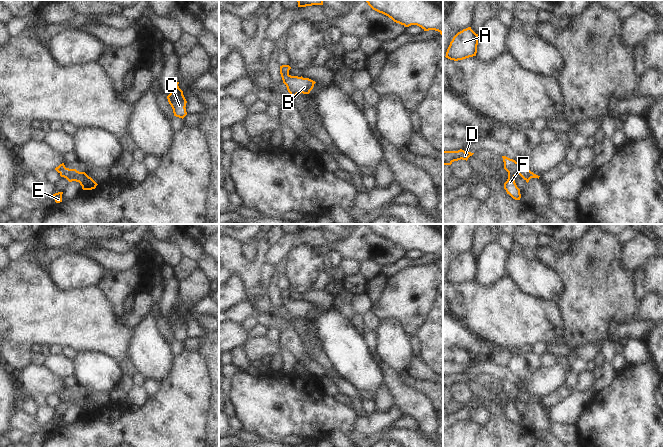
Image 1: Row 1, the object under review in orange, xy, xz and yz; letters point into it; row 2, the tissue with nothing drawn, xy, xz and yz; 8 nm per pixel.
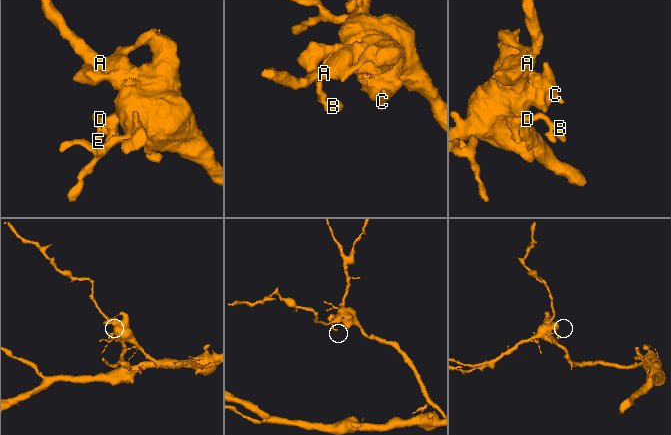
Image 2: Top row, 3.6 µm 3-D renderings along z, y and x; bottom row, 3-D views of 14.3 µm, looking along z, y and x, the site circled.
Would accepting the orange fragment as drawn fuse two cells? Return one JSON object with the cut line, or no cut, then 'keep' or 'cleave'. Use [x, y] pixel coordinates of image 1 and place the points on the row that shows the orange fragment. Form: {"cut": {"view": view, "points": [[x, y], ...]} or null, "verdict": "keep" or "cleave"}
{"cut": null, "verdict": "keep"}

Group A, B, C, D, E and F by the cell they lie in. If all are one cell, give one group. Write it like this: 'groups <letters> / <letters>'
groups A B C D E F

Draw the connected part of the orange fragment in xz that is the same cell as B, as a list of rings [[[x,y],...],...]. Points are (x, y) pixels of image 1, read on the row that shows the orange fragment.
[[[289,65],[280,66],[280,74],[283,80],[283,83],[286,85],[288,92],[291,97],[296,96],[297,94],[309,94],[313,89],[315,81],[309,78],[303,78],[298,76],[291,76],[289,70],[291,67]]]

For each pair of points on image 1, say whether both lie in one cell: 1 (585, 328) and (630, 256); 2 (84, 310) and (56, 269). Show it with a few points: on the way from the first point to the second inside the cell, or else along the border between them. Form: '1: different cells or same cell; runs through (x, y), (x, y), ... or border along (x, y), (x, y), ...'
1: different cells; border along (624, 244), (620, 263), (625, 268), (633, 270)
2: different cells; border along (50, 275), (53, 281), (65, 290), (92, 286)

